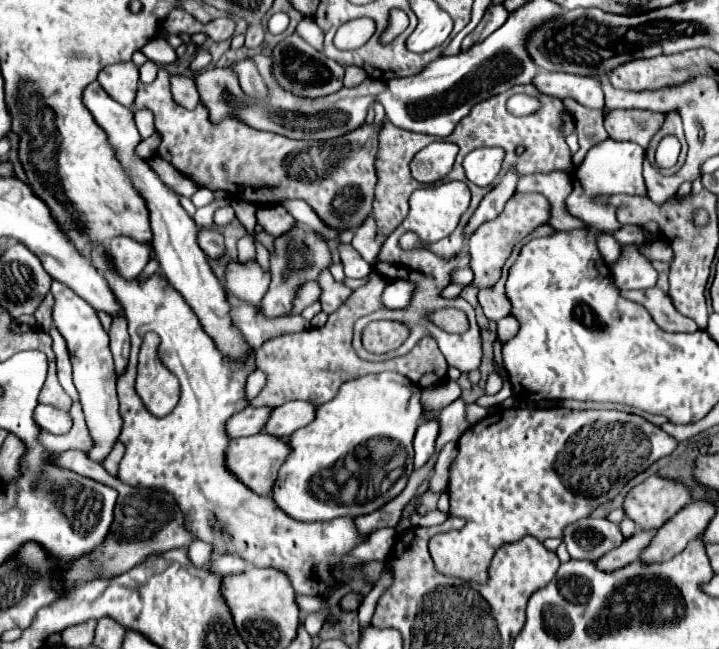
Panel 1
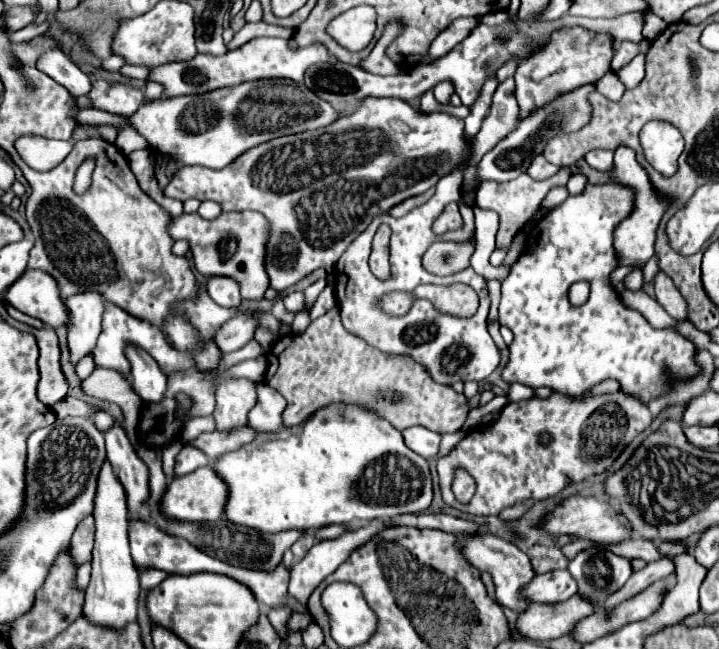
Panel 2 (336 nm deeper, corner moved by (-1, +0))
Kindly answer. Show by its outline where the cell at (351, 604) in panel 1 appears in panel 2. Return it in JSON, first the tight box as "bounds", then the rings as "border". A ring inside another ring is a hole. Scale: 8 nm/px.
{"bounds":[287,612,313,632],"border":[[[305,612],[305,614],[291,614],[289,620],[287,620],[287,632],[303,630],[309,622],[313,622],[313,618],[309,616],[309,612]]]}

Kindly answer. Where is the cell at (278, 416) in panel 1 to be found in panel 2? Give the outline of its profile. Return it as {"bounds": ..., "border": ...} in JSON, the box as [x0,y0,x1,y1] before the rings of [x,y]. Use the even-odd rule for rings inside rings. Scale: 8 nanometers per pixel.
{"bounds":[187,428,253,460],"border":[[[245,428],[245,432],[209,432],[209,434],[201,434],[195,440],[187,442],[193,448],[199,448],[201,452],[205,452],[209,456],[209,460],[217,460],[217,456],[223,456],[229,450],[237,450],[243,444],[249,444],[253,440],[253,430]]]}

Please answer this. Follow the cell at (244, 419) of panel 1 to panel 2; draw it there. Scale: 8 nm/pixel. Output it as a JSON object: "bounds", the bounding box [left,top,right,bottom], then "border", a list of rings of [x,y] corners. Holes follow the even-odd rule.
{"bounds":[175,444,209,476],"border":[[[185,444],[175,458],[175,476],[185,476],[201,466],[207,466],[207,464],[209,464],[209,460],[203,452],[197,452],[197,448],[189,448]]]}

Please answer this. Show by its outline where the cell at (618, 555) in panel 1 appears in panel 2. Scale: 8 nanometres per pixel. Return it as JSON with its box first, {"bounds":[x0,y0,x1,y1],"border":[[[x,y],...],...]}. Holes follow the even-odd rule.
{"bounds":[521,570,577,604],"border":[[[555,570],[535,576],[521,588],[521,598],[531,604],[557,604],[577,594],[577,584],[567,570]]]}

